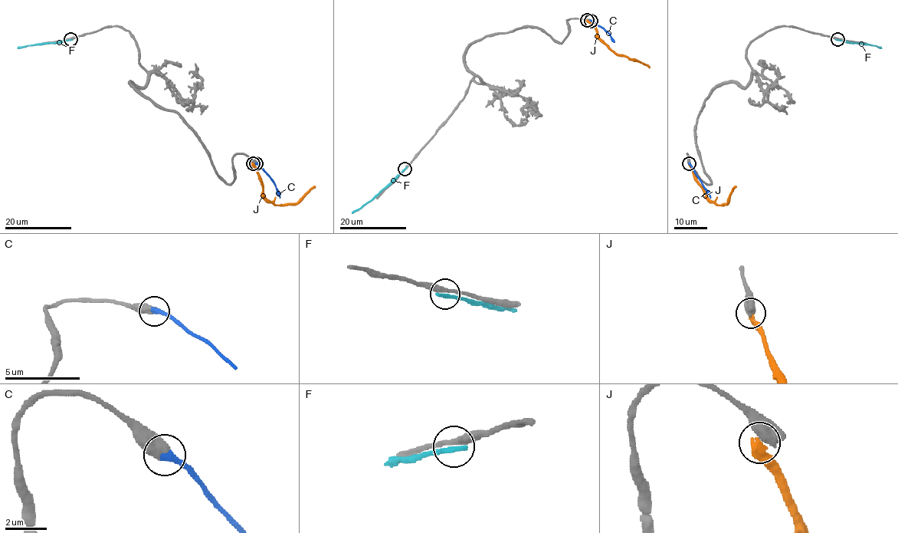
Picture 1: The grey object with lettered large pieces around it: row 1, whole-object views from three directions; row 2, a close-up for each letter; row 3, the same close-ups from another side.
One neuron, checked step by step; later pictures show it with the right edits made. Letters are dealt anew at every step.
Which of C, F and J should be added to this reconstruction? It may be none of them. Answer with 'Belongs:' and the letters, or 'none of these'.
Belongs: C

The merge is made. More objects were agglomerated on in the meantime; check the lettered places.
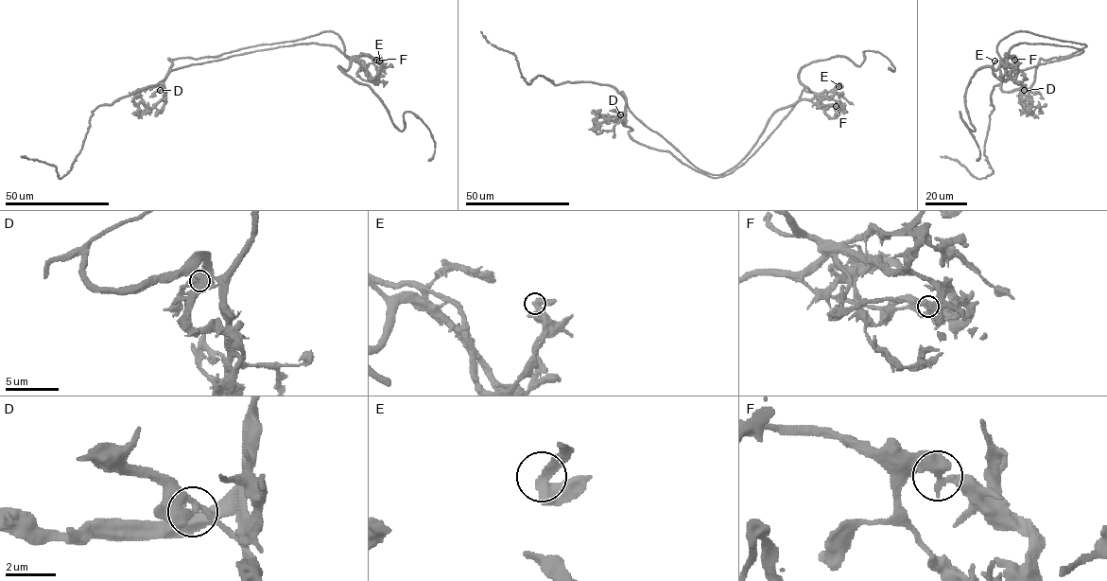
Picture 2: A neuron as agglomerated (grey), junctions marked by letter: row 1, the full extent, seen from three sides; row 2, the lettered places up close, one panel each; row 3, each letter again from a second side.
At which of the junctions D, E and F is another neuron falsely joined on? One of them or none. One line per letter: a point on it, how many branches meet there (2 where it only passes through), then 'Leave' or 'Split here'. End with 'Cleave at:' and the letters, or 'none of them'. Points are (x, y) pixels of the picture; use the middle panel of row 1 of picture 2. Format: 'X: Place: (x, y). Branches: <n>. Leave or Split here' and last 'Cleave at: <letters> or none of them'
D: Place: (620, 114). Branches: 2. Leave
E: Place: (838, 86). Branches: 2. Leave
F: Place: (836, 106). Branches: 2. Split here
Cleave at: F

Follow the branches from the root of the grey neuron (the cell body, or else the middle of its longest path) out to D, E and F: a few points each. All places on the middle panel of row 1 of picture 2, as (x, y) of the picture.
D: (718, 174), (699, 169), (646, 127), (630, 110), (619, 93), (622, 92), (626, 104), (625, 114), (620, 114)
E: (718, 174), (731, 169), (744, 157), (768, 119), (777, 111), (802, 99), (813, 99), (840, 83), (838, 86)
F: (718, 174), (731, 169), (744, 157), (768, 119), (777, 111), (802, 99), (822, 106), (836, 106)

